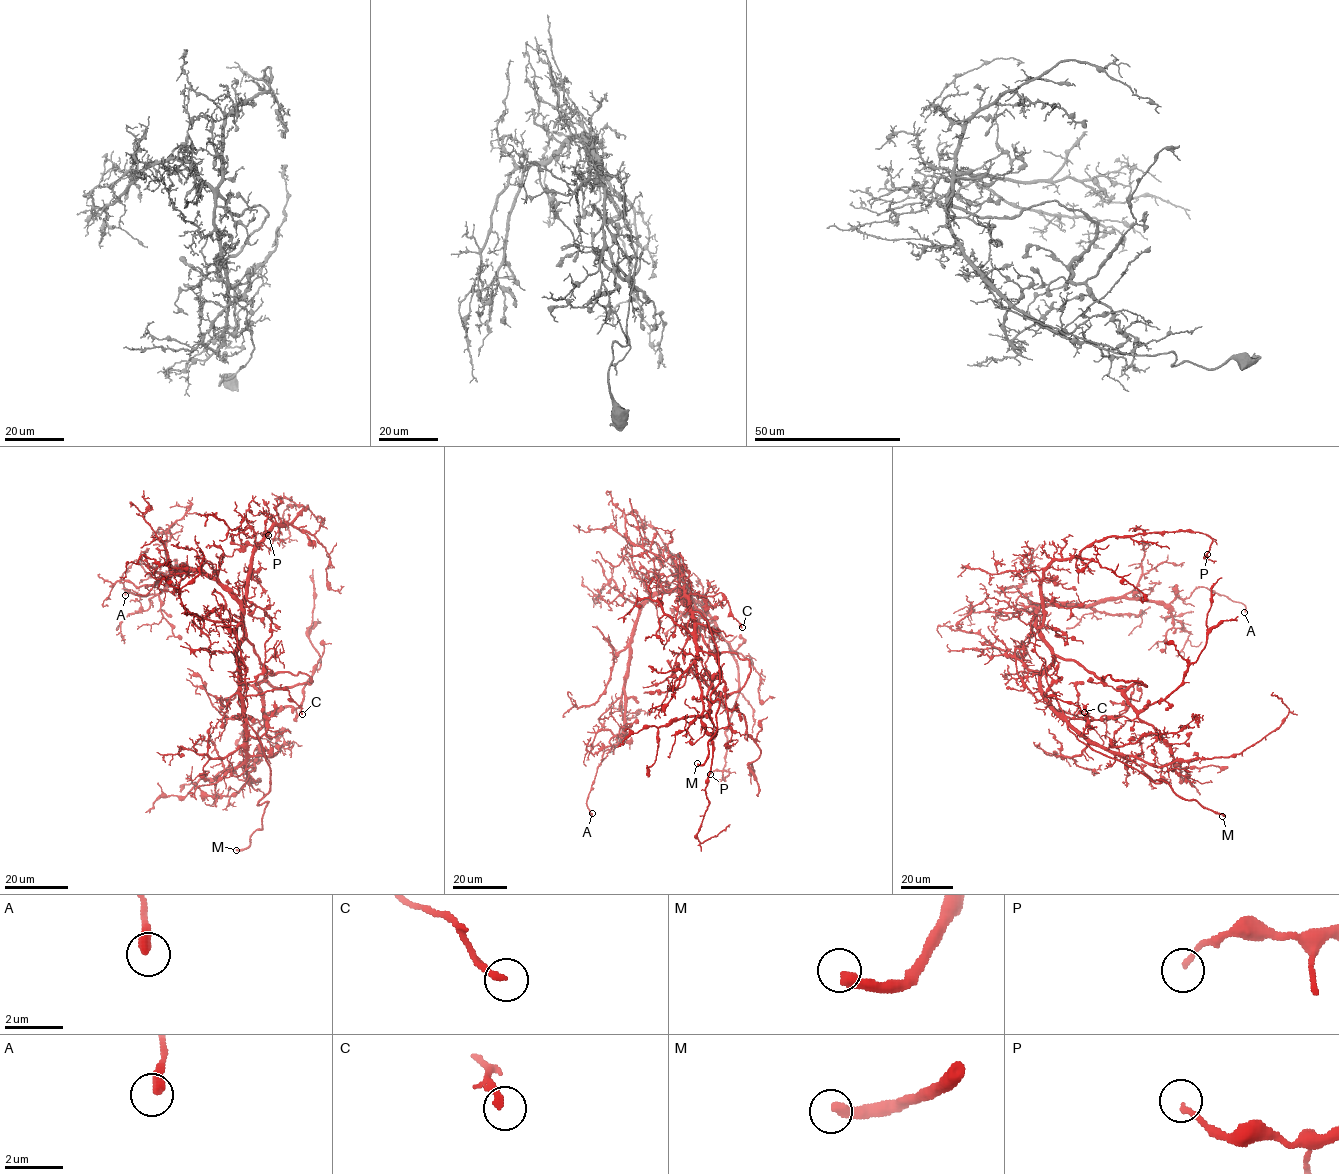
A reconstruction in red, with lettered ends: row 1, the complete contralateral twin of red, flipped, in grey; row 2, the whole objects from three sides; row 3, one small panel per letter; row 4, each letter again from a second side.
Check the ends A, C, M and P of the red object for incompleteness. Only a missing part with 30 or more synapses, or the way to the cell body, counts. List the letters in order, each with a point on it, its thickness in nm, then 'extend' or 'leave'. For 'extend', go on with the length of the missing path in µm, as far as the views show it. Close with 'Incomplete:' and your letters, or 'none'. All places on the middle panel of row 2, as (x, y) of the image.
A: (592, 813) | 320 nm | leave
C: (742, 627) | 240 nm | leave
M: (697, 763) | 380 nm | extend | 25 µm
P: (710, 774) | 180 nm | leave
Incomplete: M

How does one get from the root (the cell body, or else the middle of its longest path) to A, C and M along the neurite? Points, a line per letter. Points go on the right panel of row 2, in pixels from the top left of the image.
A: (1047, 682), (1052, 655), (1035, 620), (1043, 606), (1122, 598), (1169, 604), (1206, 587), (1242, 603), (1244, 612)
C: (1047, 682), (1044, 674), (1040, 692), (1048, 706), (1050, 698), (1047, 696), (1055, 696), (1070, 701), (1084, 712)
M: (1047, 682), (1067, 728), (1081, 741), (1155, 783), (1165, 781), (1178, 795), (1196, 800), (1222, 816)

